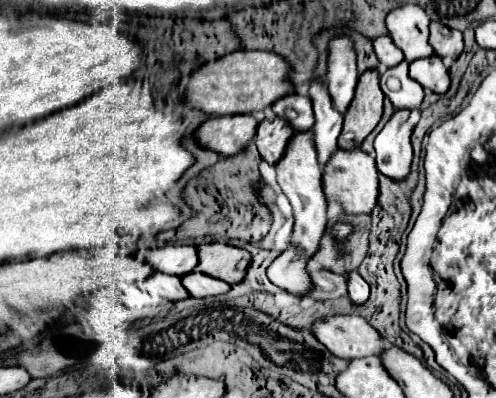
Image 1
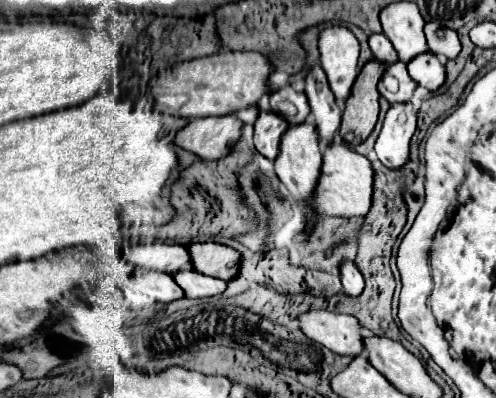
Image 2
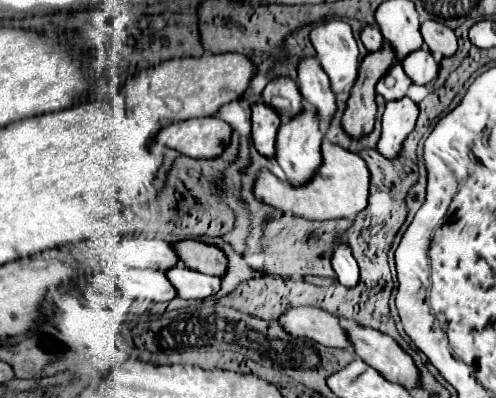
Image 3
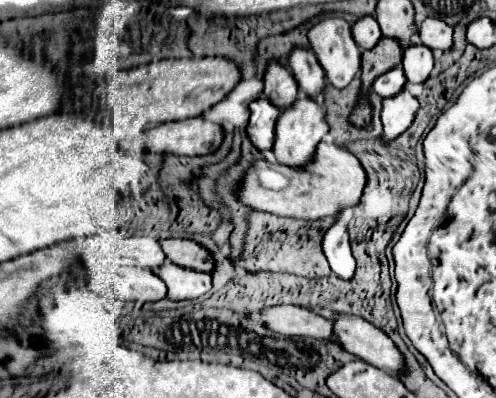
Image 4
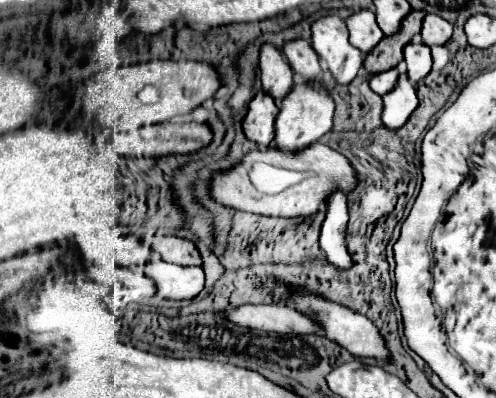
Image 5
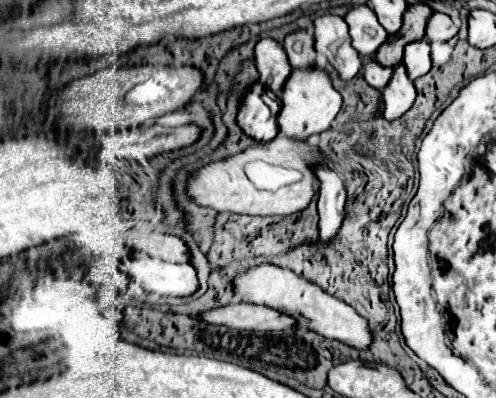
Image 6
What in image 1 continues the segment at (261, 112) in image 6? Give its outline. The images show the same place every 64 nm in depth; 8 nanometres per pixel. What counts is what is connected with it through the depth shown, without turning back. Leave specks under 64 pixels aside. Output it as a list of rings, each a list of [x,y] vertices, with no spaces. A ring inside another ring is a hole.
[[[282,118],[262,120],[256,132],[256,146],[262,160],[274,166],[284,156],[284,150],[288,148],[288,138],[292,134],[292,126]]]

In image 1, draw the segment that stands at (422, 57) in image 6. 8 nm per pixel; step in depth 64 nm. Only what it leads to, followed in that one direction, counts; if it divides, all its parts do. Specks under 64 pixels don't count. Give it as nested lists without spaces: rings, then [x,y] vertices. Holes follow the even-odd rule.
[[[436,54],[410,62],[410,76],[418,80],[426,90],[432,90],[434,94],[444,94],[450,88],[448,68]]]

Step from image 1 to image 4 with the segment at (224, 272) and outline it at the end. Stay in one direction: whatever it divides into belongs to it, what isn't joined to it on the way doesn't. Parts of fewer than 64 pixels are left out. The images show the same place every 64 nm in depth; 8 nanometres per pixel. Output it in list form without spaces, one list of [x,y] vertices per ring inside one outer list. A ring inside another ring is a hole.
[[[190,240],[190,244],[180,244],[180,248],[174,250],[174,256],[166,256],[166,258],[170,262],[178,264],[178,266],[192,268],[192,270],[198,270],[198,272],[212,274],[214,268],[216,268],[210,250],[206,250],[204,246],[200,246],[194,240]]]

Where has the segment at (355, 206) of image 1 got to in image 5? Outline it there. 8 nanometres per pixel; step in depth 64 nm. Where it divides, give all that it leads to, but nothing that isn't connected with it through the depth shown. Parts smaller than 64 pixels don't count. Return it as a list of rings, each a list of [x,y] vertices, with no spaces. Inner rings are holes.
[[[318,140],[302,152],[286,154],[276,148],[254,150],[244,156],[244,160],[232,170],[218,174],[212,180],[212,196],[216,202],[264,216],[314,216],[316,212],[326,212],[328,194],[344,192],[350,196],[358,186],[358,174],[350,160]]]

